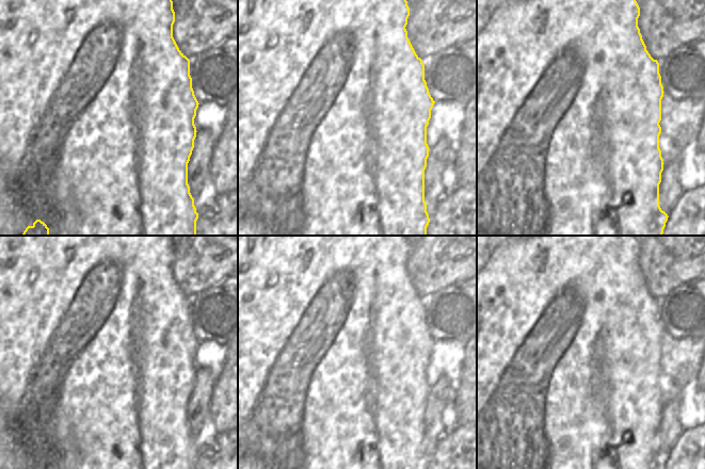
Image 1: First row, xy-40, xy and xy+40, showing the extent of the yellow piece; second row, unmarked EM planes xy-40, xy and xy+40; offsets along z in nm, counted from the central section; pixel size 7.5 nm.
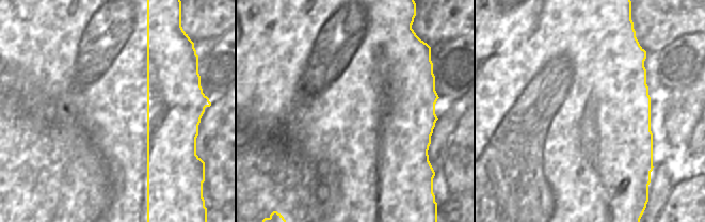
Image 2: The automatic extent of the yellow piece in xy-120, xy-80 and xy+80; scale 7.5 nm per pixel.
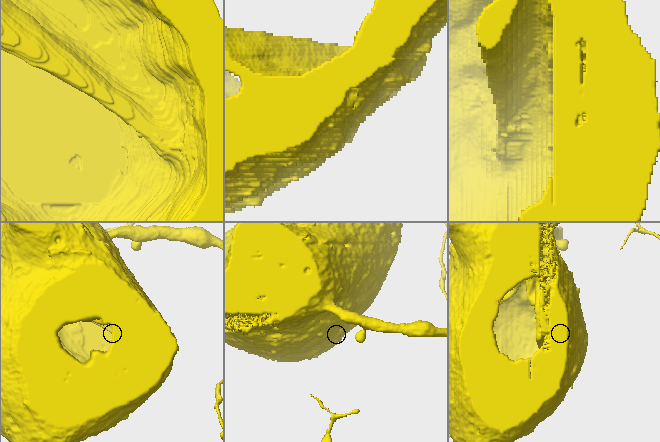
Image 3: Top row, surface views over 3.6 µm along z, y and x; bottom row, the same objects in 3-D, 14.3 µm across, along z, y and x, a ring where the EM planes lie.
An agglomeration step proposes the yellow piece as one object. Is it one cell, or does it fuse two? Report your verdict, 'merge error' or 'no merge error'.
no merge error

